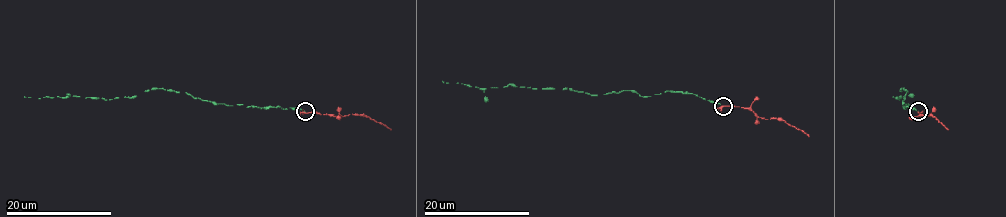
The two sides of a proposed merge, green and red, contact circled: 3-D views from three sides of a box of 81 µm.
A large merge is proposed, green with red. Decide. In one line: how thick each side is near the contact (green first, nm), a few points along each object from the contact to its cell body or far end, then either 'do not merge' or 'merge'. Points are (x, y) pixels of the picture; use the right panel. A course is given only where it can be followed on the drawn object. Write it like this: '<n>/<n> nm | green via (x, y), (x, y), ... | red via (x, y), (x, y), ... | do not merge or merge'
130/240 nm | green via (918, 111), (902, 106), (908, 106), (902, 102), (904, 89), (900, 99), (893, 97) | red via (918, 111), (929, 116), (931, 114), (948, 130) | merge

